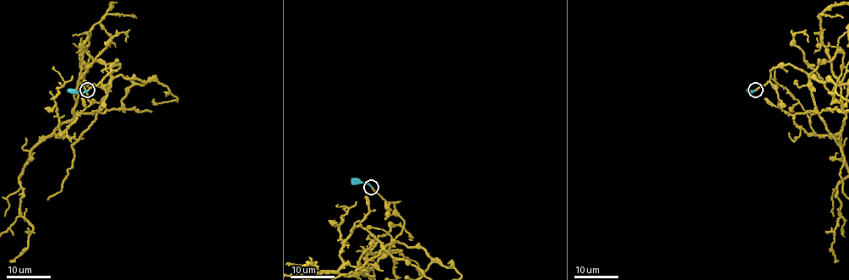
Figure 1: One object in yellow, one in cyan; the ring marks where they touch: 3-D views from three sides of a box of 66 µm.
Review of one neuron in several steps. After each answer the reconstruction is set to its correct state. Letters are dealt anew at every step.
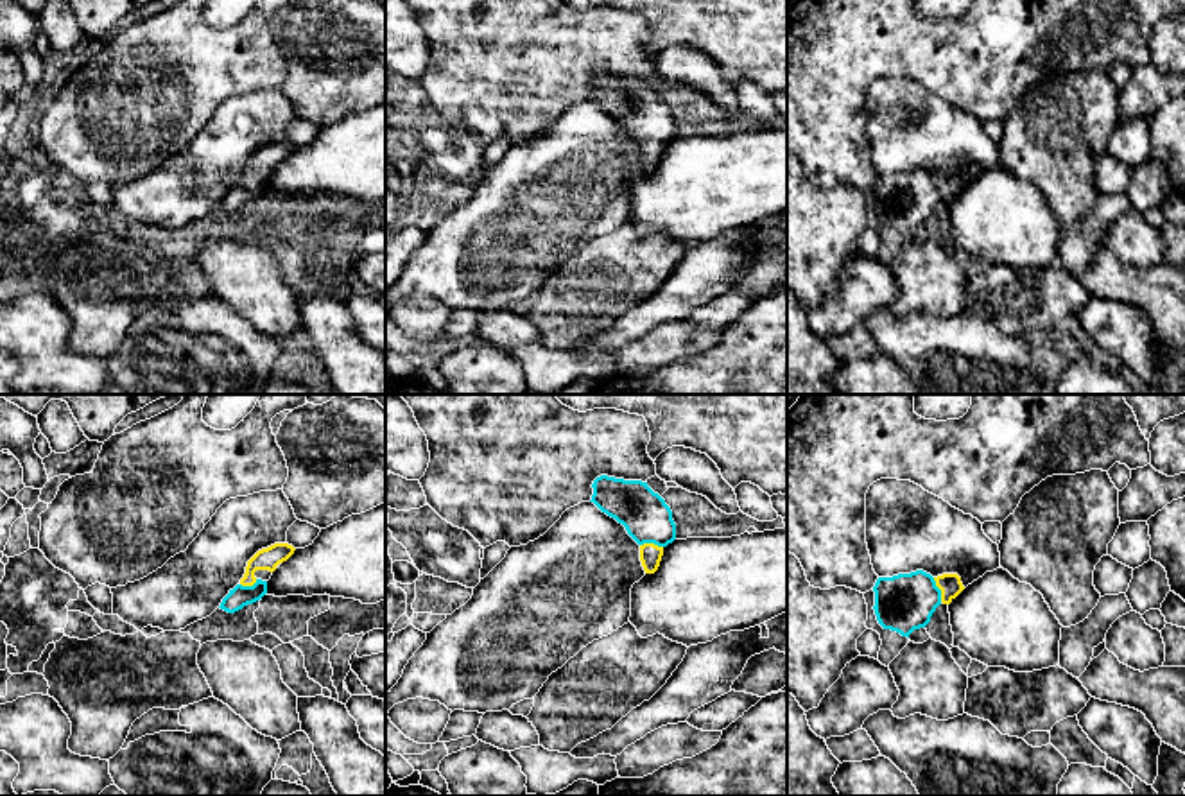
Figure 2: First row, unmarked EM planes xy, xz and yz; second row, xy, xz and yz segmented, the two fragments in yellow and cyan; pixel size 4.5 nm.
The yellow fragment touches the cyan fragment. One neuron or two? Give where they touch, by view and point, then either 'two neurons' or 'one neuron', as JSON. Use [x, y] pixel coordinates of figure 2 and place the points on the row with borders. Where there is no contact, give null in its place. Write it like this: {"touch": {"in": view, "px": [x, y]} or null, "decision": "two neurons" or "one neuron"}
{"touch": {"in": "yz", "px": [940, 588]}, "decision": "one neuron"}

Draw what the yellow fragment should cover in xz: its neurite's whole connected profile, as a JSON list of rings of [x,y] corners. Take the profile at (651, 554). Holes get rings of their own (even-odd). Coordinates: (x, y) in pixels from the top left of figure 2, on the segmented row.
[[[601,475],[592,488],[590,502],[626,527],[627,534],[640,545],[645,574],[654,574],[663,549],[676,540],[670,507],[642,480]]]

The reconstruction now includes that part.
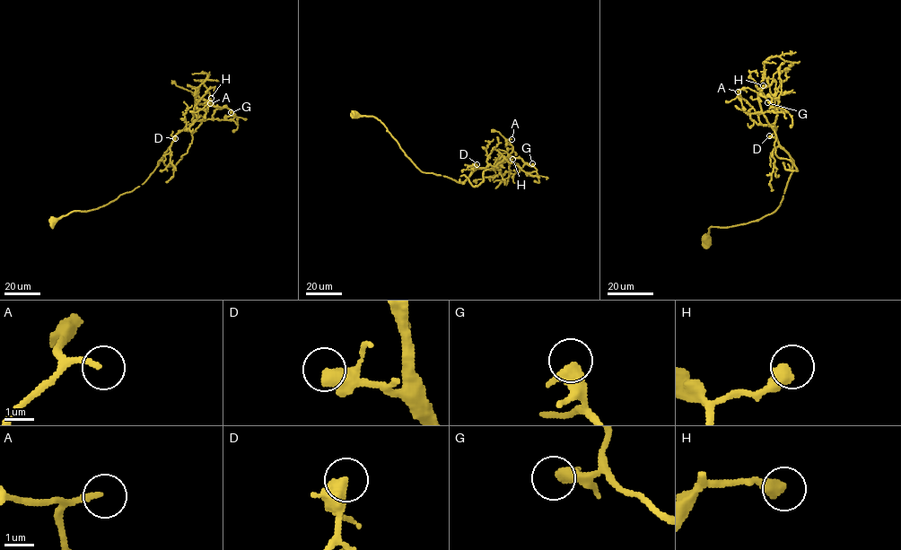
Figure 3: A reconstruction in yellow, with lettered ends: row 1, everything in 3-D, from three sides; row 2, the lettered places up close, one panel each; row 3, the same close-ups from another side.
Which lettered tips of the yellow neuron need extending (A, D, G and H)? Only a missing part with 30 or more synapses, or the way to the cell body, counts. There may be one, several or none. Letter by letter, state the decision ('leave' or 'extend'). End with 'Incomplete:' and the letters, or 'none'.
A: leave
D: extend
G: leave
H: leave
Incomplete: D

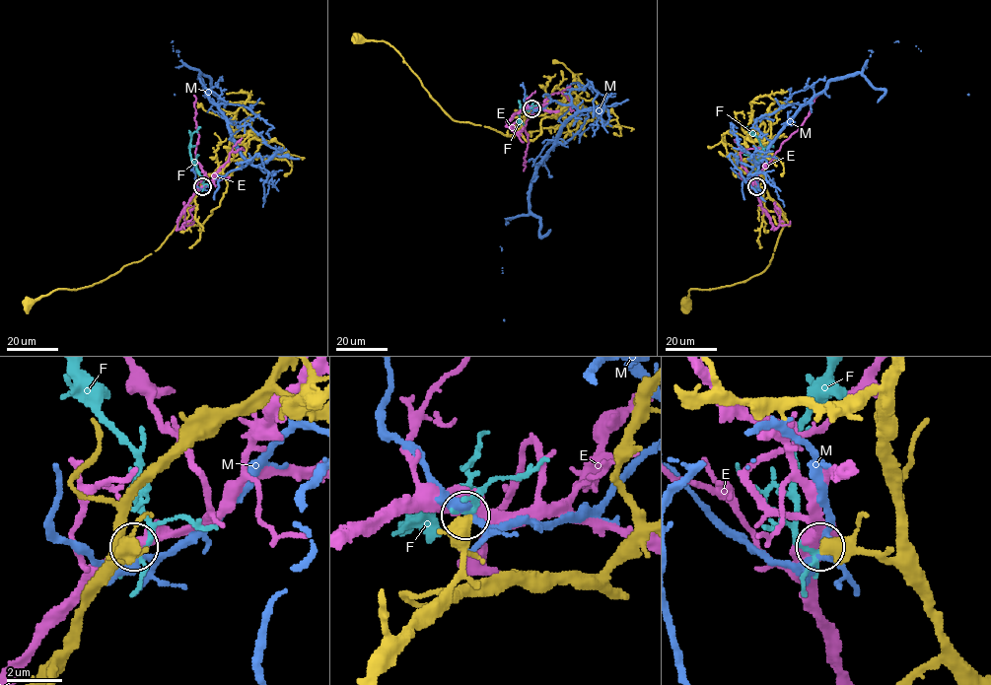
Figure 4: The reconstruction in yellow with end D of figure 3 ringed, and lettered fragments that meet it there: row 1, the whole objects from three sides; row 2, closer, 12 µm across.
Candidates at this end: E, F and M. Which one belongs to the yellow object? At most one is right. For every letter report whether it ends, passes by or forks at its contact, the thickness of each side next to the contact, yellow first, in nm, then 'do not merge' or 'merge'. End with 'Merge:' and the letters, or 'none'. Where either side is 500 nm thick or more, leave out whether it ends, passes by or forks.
E: calibres 400 and 550 nm; do not merge
F: it forks; calibres 400 and 140 nm; merge
M: calibres 600 and 280 nm; do not merge
Merge: F

